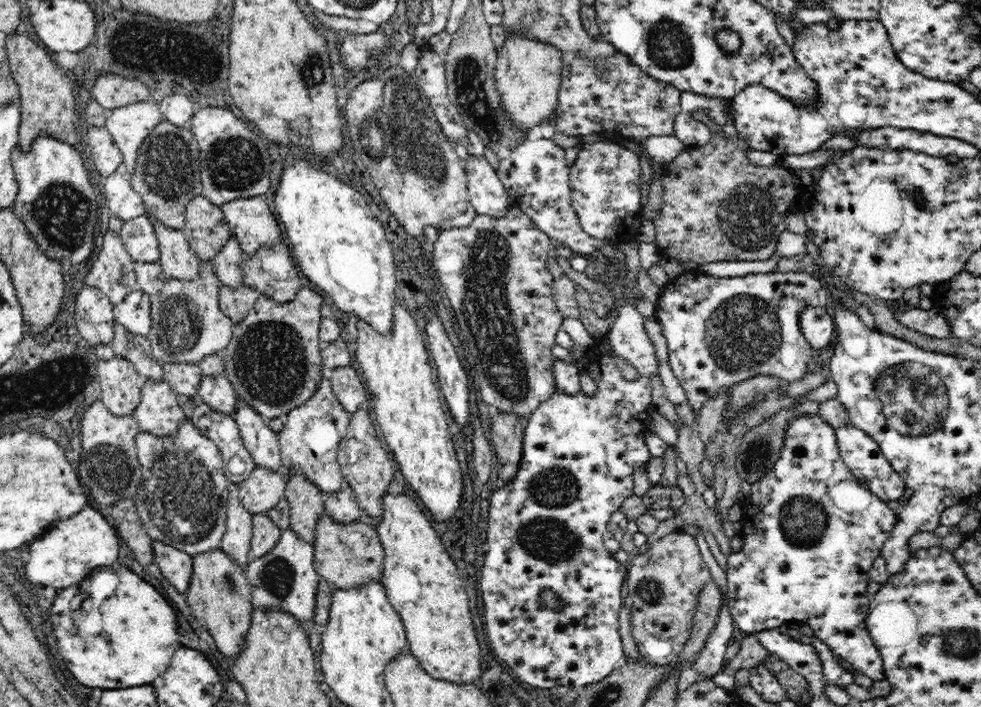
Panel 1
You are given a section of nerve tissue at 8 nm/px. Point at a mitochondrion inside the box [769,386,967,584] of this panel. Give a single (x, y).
(805, 521)

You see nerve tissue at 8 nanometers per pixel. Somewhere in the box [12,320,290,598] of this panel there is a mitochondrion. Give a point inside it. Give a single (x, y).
(181, 498)

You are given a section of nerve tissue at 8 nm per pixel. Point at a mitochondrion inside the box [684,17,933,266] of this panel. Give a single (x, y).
(748, 215)

